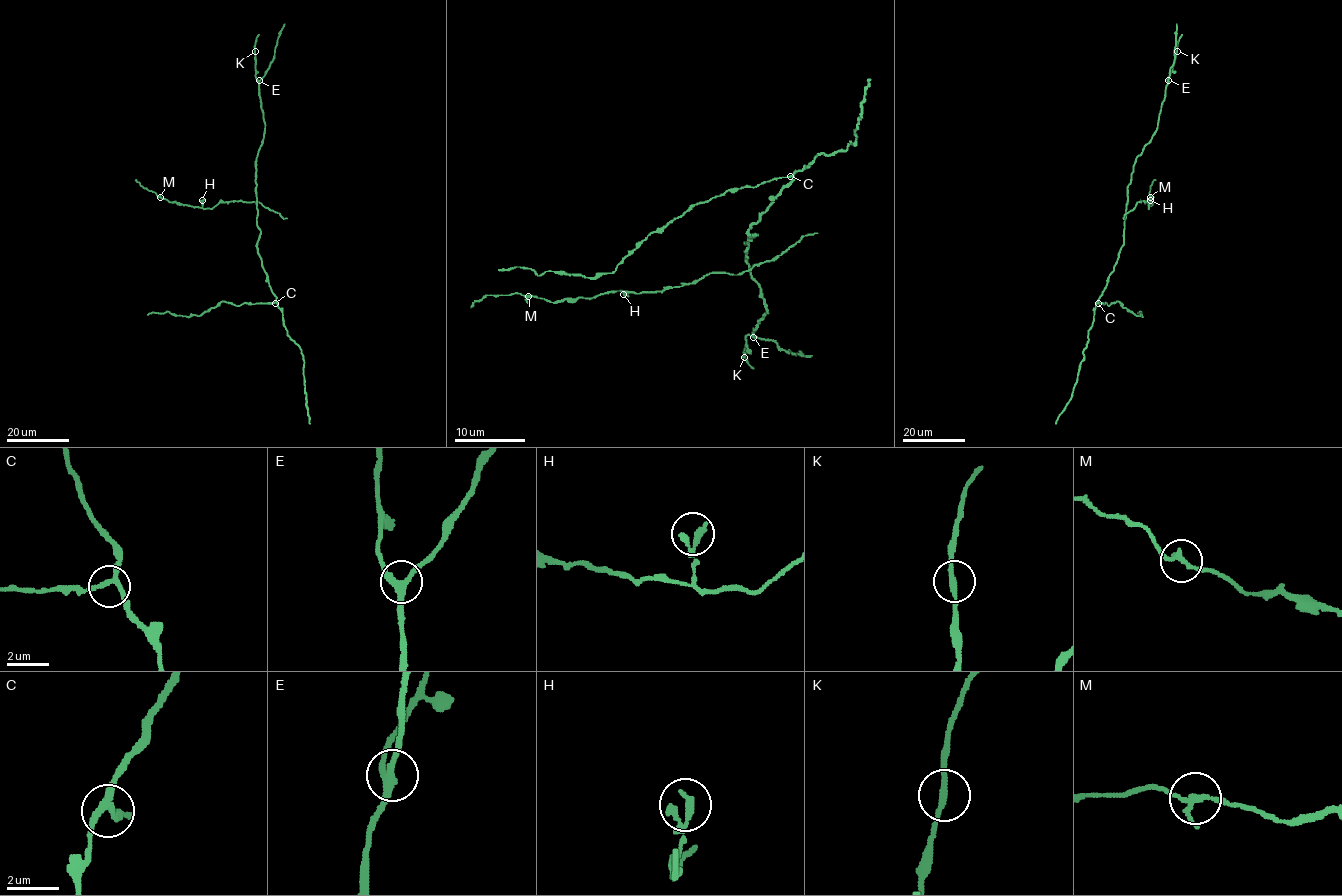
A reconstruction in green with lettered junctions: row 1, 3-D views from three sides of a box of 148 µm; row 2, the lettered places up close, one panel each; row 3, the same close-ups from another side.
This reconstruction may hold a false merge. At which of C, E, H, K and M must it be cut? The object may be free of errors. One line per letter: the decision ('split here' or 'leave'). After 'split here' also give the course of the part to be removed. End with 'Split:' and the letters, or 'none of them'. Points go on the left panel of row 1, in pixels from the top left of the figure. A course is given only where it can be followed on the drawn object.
C: leave
E: leave
H: leave
K: leave
M: leave
Split: none of them

